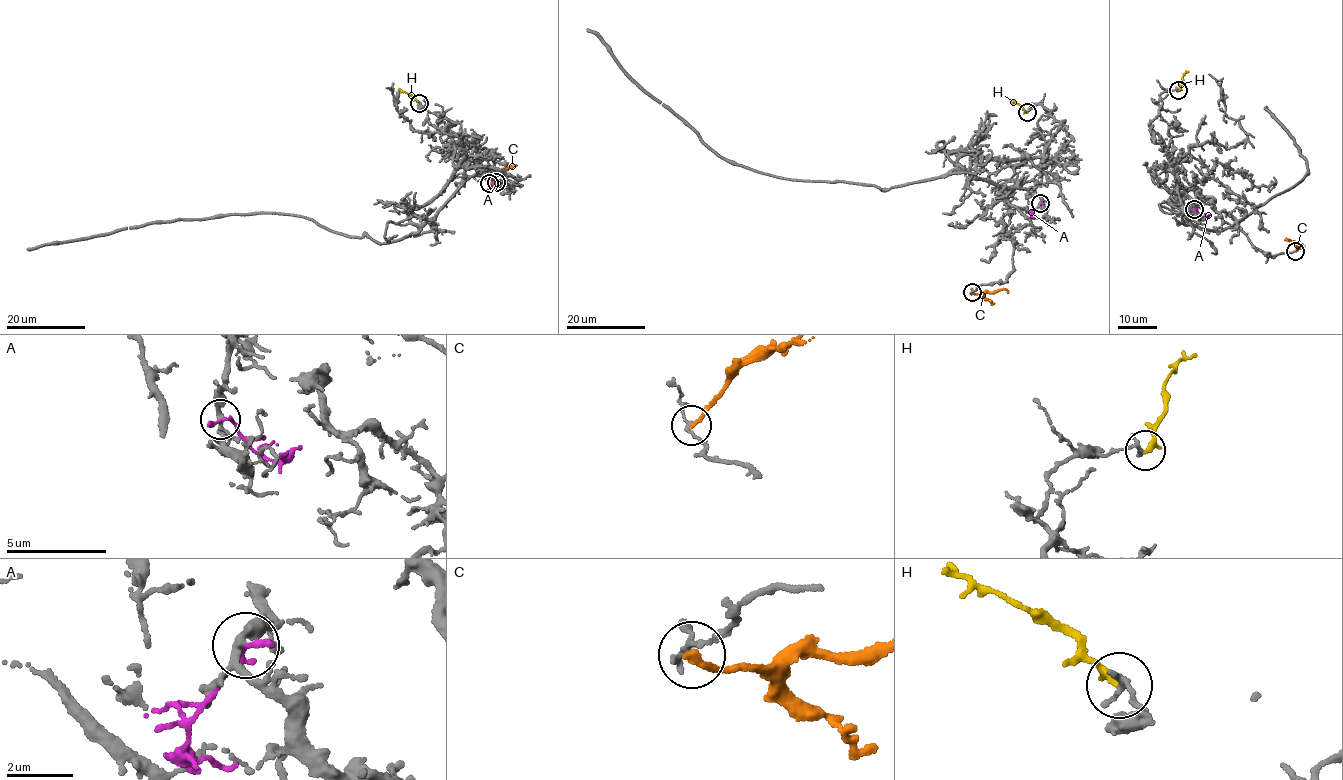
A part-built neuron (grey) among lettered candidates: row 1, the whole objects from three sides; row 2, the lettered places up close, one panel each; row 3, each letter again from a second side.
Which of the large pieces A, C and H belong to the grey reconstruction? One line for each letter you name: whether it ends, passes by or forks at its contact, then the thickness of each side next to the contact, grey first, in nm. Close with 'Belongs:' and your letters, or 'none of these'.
Belongs: none of these

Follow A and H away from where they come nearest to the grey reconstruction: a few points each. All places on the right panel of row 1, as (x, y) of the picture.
A: (1194, 209), (1206, 216)
H: (1178, 90), (1182, 76), (1188, 71)

